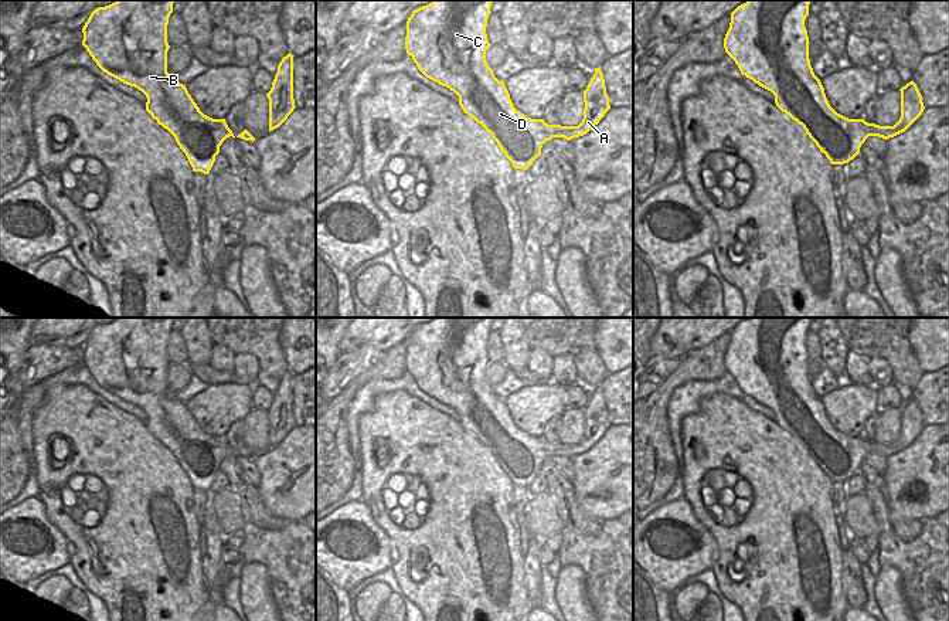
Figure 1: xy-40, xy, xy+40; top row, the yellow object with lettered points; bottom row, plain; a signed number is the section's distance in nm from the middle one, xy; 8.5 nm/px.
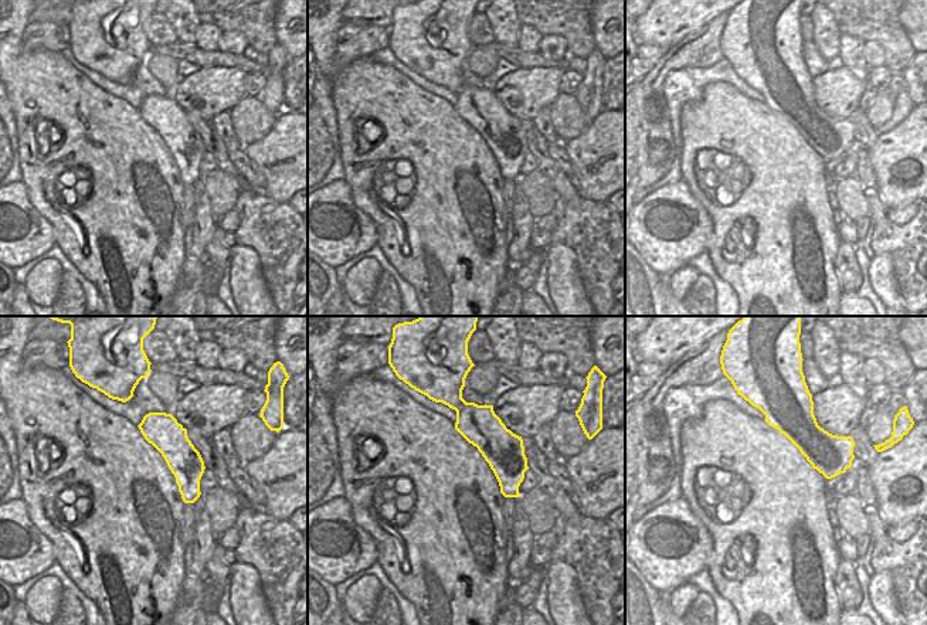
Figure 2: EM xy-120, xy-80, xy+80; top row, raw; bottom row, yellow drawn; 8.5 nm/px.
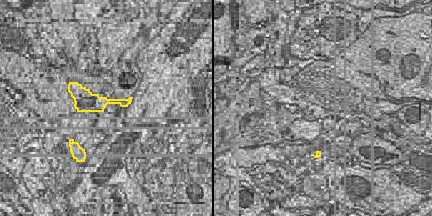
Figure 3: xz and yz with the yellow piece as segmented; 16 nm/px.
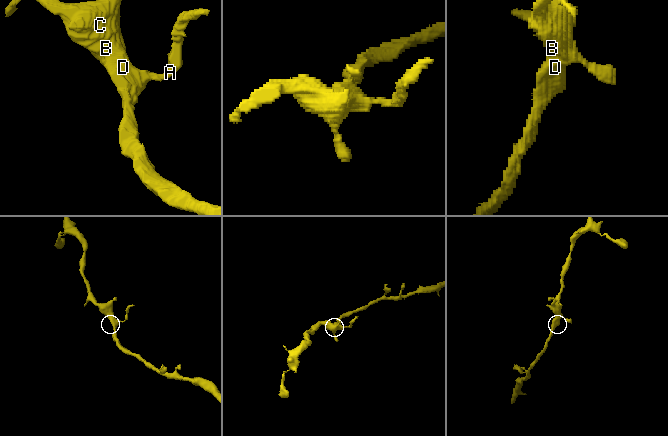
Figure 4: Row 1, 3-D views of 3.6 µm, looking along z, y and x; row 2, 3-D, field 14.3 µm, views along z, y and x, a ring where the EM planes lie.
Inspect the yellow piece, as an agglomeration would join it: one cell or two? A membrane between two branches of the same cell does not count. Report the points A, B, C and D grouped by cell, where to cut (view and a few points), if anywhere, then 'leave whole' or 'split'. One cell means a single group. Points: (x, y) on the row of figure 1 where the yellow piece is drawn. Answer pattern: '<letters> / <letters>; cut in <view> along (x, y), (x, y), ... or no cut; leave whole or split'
A / B C D; cut in xy along (555, 125), (557, 131), (553, 136); split

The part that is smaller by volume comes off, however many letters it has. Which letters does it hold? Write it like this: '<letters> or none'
A

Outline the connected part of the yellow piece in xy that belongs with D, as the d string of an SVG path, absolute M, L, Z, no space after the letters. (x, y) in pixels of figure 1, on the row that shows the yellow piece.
M433 0L414 10L407 21L405 50L426 78L459 96L463 112L491 135L514 169L527 170L558 128L517 111L504 82L499 81L487 65L486 50L490 43L486 27L491 3L493 0Z

